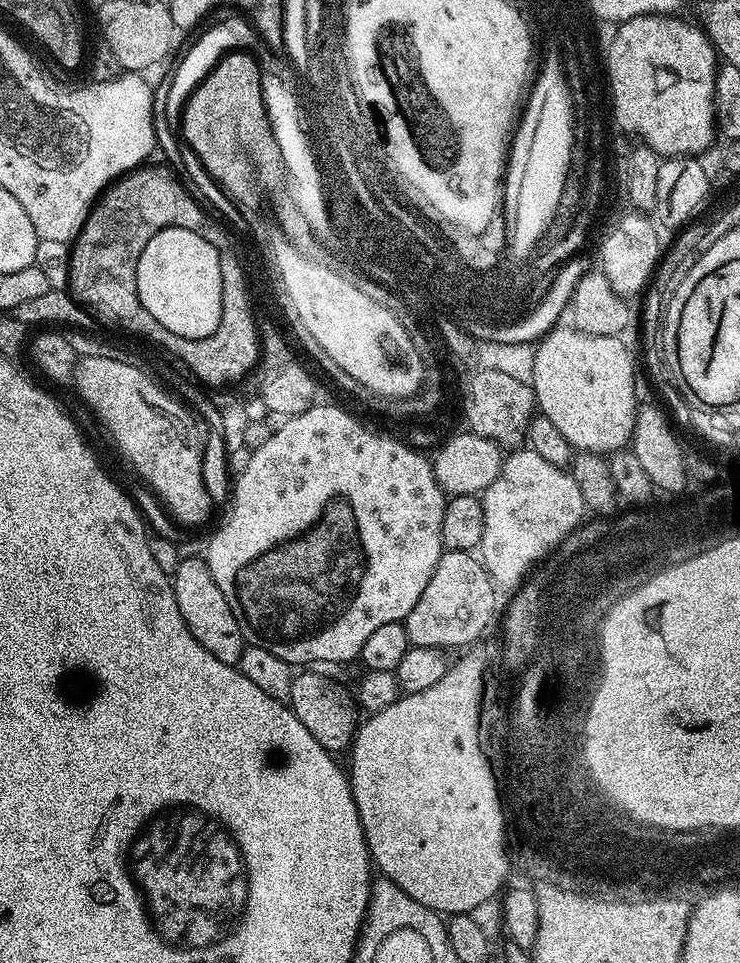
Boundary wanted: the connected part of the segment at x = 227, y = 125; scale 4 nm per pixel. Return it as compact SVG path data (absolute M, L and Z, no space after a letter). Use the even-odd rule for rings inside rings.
M235 50L223 56L184 103L184 140L213 181L220 177L220 170L236 170L234 166L248 166L251 161L268 162L270 127L261 84L262 69L244 51Z

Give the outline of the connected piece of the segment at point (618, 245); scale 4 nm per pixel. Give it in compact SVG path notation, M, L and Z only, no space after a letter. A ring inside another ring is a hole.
M628 210L628 213L609 230L600 244L600 260L598 256L599 271L610 282L612 289L625 298L639 297L649 287L650 281L662 260L662 248L660 250L660 236L656 233L657 225L645 213L637 210Z

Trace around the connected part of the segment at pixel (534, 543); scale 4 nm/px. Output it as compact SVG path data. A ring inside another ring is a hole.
M520 446L507 453L498 478L494 478L494 482L482 493L482 503L484 529L478 556L493 584L500 590L519 589L529 573L551 556L568 535L579 529L586 516L582 490L578 490L578 482L571 471L565 470L561 465L546 462L546 458L542 458L542 454L530 446Z

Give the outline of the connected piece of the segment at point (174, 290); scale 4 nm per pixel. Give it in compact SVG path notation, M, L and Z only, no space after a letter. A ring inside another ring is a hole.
M167 228L150 242L146 242L146 250L142 250L142 258L138 258L136 267L136 285L138 298L142 306L158 322L162 322L173 334L182 335L188 339L205 339L208 334L214 334L221 317L222 307L222 274L219 273L219 256L221 249L210 246L208 236L190 230L189 228Z

